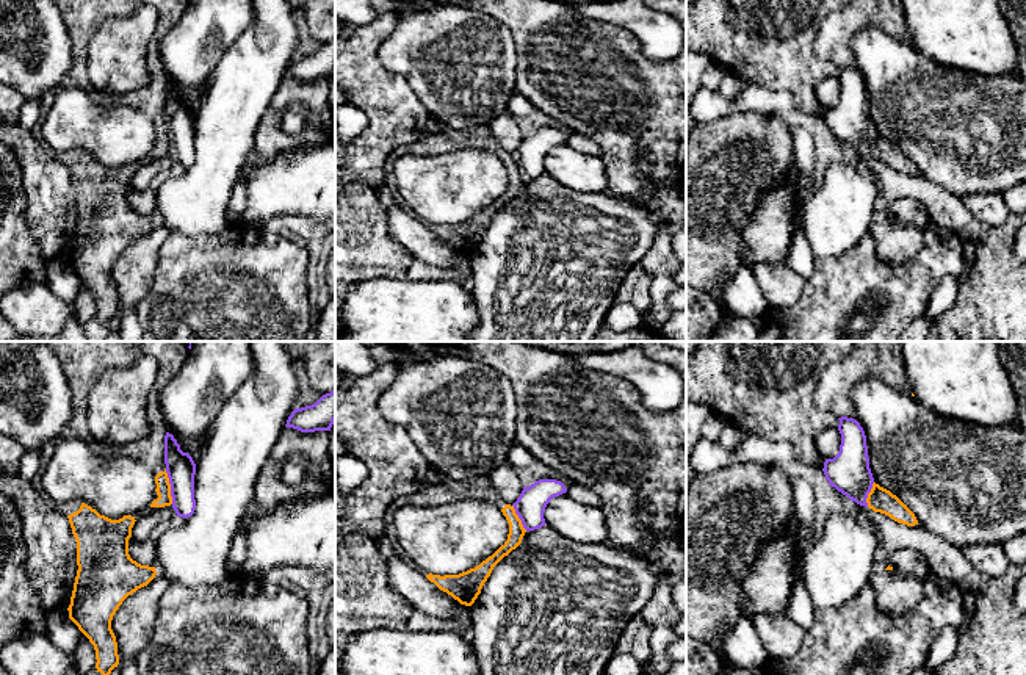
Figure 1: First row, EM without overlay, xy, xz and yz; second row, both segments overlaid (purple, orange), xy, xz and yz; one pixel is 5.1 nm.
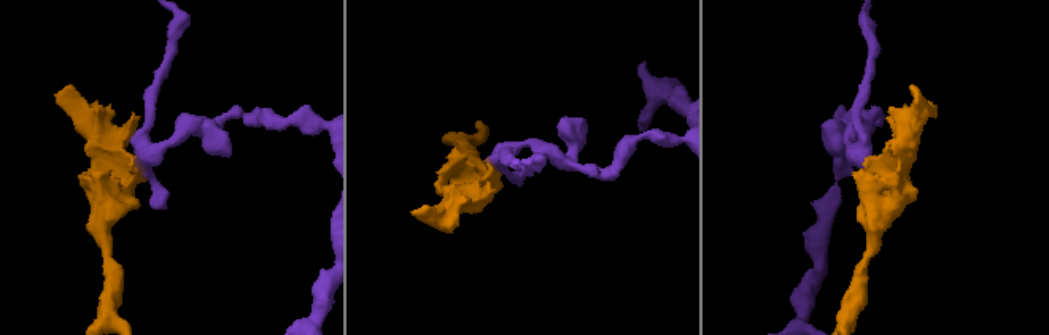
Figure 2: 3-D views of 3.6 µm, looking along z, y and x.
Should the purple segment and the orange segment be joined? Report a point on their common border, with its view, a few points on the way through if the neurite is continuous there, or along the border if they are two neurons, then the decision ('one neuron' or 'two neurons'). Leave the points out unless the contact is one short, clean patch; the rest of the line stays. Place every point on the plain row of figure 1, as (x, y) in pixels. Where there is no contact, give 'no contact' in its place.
contact xy (171, 137); border xy (165, 119), (169, 129), (173, 152); two neurons

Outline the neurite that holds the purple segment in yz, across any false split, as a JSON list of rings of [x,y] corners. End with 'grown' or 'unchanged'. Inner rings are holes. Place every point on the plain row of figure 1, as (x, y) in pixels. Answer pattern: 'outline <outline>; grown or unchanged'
outline [[[841,66],[838,69],[840,100],[833,108],[825,108],[822,121],[832,136],[868,157],[866,147],[874,127],[869,117],[865,80],[854,67]]]; unchanged

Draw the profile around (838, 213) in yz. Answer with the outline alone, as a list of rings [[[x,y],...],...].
[[[846,160],[832,163],[824,182],[813,191],[804,207],[802,230],[815,258],[836,257],[854,247],[877,219],[874,202],[880,193],[879,183],[871,175],[862,175],[860,166]]]

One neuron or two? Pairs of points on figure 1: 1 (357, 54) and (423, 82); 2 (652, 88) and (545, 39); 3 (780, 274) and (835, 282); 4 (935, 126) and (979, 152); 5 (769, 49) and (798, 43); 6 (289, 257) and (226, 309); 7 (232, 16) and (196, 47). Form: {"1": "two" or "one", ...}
{"1": "two", "2": "one", "3": "two", "4": "one", "5": "one", "6": "one", "7": "one"}

